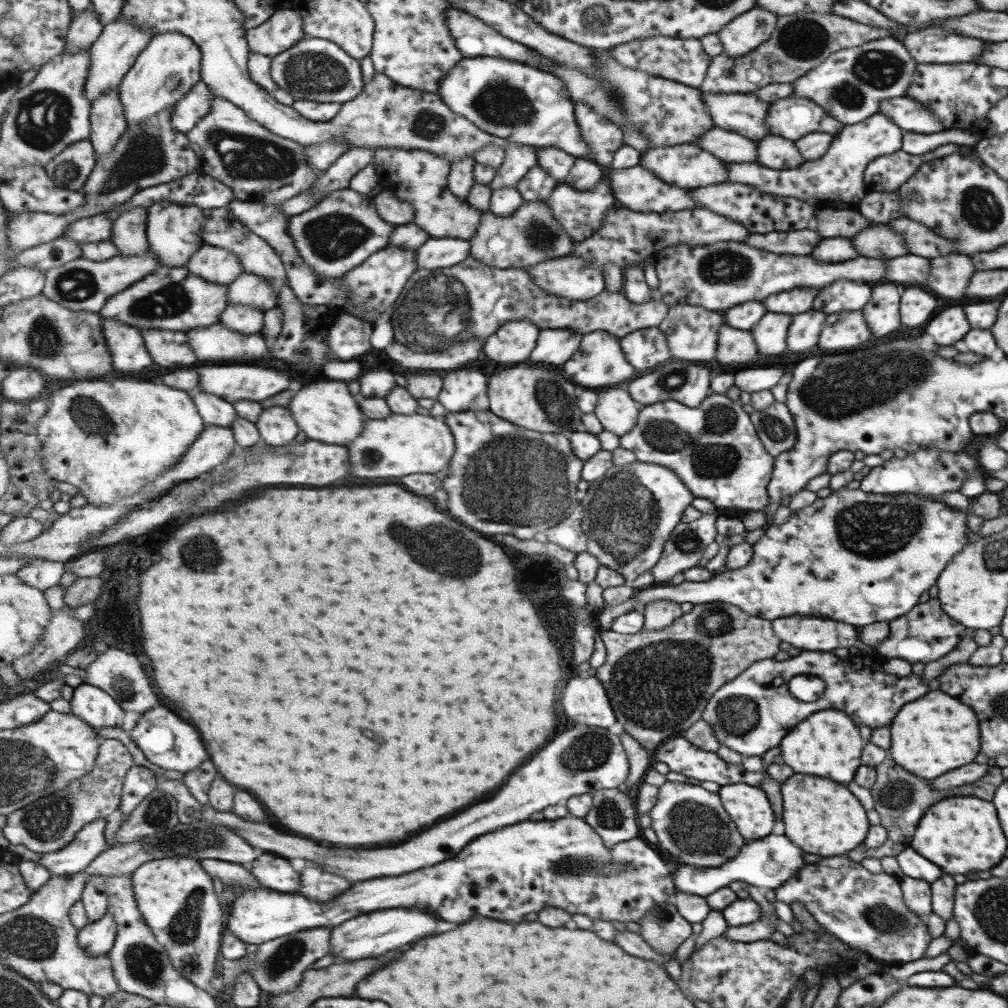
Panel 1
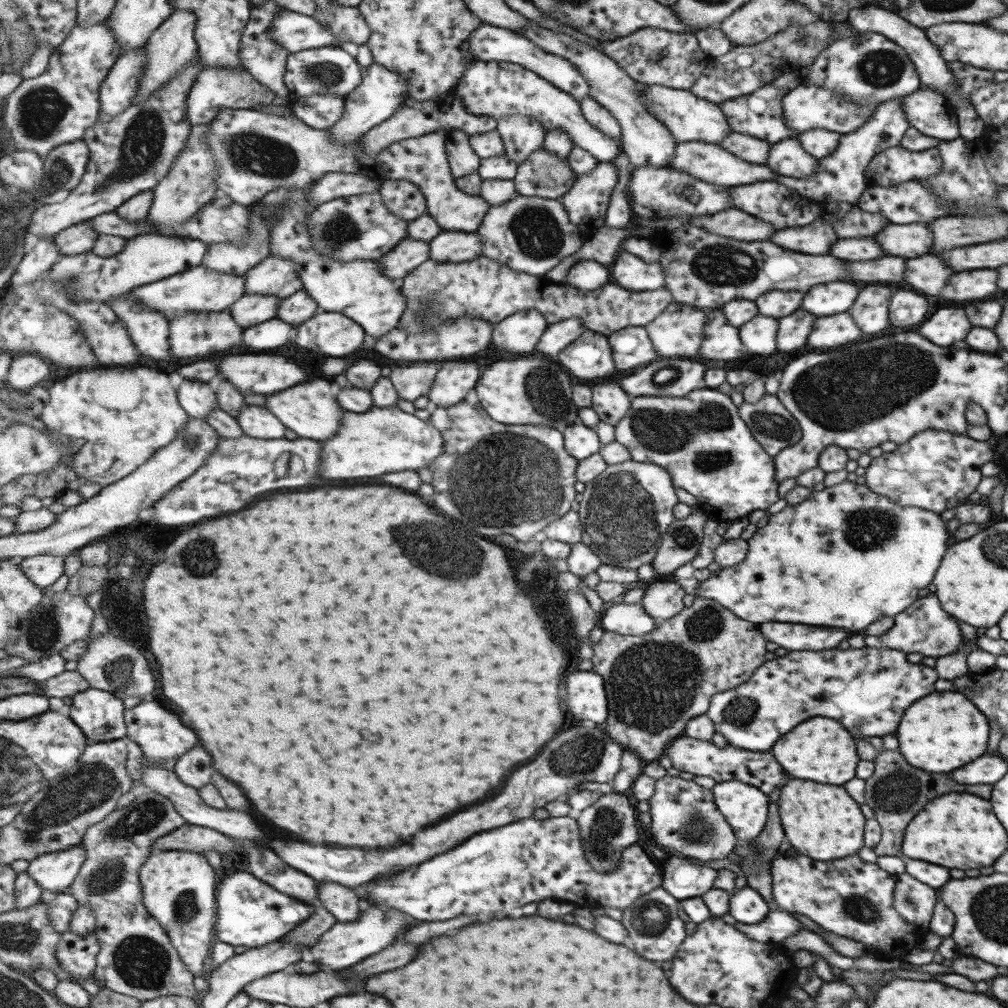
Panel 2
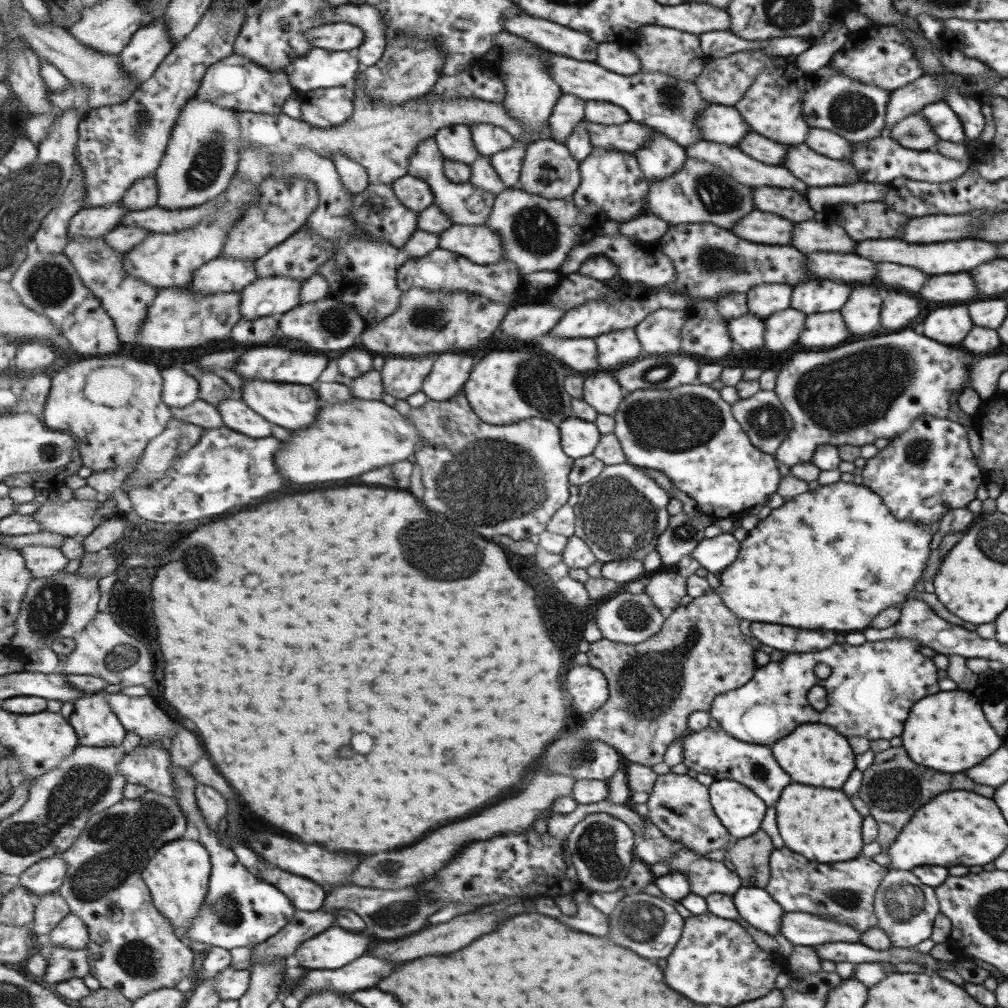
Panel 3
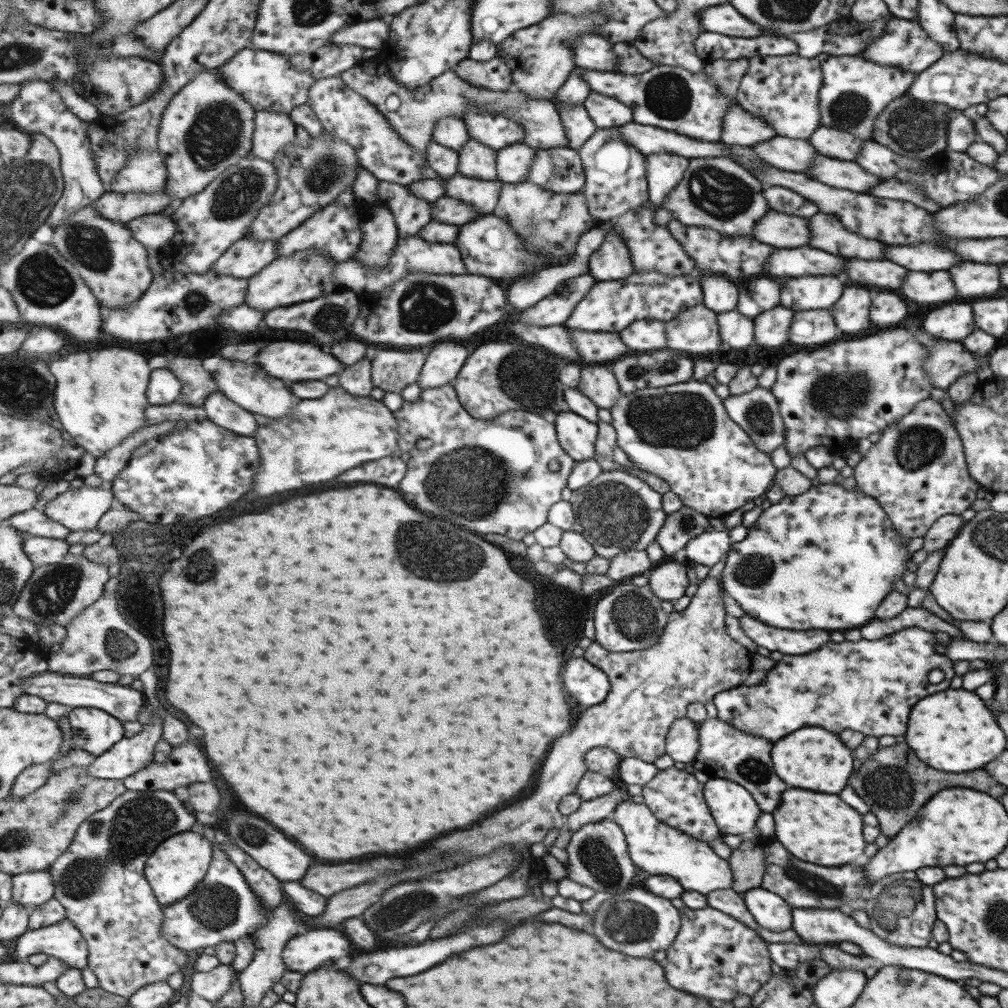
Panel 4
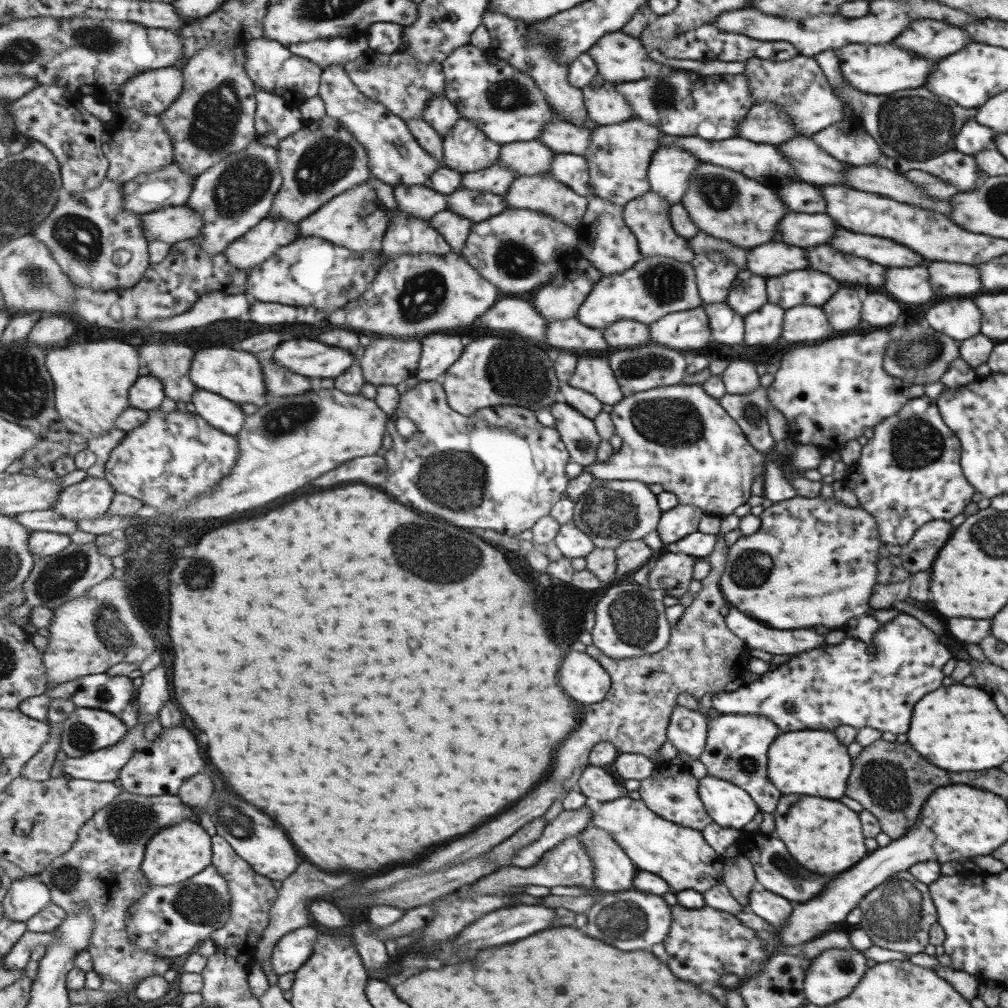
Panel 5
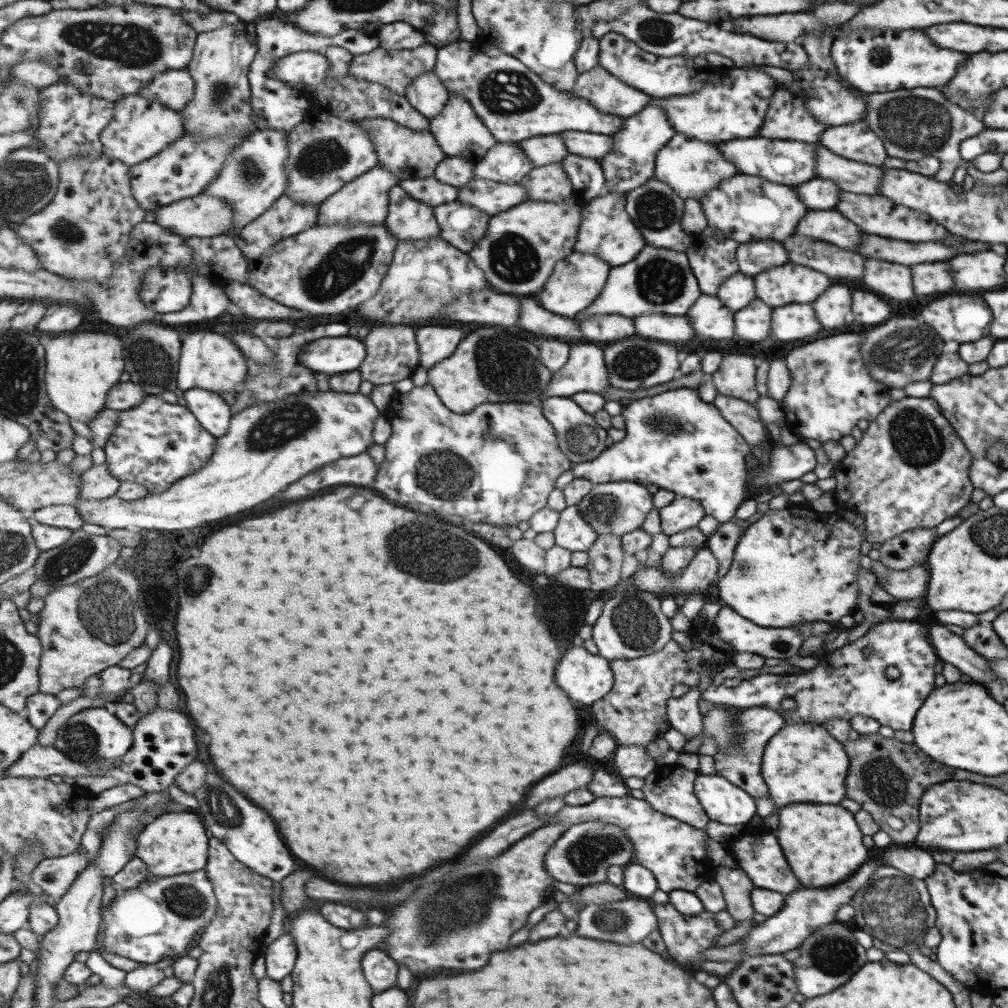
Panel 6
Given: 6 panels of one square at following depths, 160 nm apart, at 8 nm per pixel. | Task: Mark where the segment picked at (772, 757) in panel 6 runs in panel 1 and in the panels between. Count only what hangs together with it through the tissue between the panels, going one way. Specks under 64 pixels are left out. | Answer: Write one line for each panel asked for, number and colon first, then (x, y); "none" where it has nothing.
1: (826, 743)
2: (820, 750)
3: (813, 754)
4: (812, 758)
5: (802, 762)

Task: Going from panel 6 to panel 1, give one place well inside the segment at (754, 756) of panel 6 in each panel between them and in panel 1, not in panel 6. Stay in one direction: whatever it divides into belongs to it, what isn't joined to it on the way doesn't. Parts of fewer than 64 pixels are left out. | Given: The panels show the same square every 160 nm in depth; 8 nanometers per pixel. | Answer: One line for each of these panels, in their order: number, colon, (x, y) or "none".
1: (679, 753)
2: (699, 757)
3: (711, 752)
4: (724, 751)
5: (734, 750)

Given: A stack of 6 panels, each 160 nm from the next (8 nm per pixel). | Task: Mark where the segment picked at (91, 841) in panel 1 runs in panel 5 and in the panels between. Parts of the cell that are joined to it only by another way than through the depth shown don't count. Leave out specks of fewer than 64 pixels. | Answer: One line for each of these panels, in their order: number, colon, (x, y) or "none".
2: (55, 871)
3: (46, 877)
4: (31, 889)
5: (28, 896)

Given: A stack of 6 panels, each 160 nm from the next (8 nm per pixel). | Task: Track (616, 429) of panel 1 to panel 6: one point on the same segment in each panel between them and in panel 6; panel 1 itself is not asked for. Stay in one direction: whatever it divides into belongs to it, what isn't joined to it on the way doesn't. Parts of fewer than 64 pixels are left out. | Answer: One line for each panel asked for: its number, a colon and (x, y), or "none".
2: (612, 403)
3: (603, 392)
4: (598, 383)
5: (594, 375)
6: (586, 371)

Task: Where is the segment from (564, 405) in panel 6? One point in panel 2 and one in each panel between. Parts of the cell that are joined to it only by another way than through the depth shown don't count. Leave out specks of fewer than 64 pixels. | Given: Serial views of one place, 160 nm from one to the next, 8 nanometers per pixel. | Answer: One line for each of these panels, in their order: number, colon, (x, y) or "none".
2: (582, 442)
3: (580, 438)
4: (578, 436)
5: (579, 433)

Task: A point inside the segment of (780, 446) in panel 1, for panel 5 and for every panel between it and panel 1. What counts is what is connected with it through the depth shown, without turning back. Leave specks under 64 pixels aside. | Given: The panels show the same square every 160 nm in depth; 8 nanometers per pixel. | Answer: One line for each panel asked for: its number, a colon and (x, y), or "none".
2: (770, 424)
3: (762, 417)
4: (756, 412)
5: (748, 411)

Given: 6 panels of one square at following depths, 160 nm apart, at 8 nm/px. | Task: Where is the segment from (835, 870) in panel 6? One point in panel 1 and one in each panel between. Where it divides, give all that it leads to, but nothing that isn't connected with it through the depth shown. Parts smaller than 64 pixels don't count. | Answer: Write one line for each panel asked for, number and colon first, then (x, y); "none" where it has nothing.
1: (822, 817)
2: (820, 820)
3: (819, 823)
4: (815, 827)
5: (824, 836)

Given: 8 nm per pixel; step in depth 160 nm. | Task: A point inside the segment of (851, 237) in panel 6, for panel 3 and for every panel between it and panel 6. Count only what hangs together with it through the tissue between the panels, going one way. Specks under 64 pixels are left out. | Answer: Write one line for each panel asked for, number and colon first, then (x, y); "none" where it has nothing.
3: (760, 227)
4: (775, 229)
5: (801, 230)

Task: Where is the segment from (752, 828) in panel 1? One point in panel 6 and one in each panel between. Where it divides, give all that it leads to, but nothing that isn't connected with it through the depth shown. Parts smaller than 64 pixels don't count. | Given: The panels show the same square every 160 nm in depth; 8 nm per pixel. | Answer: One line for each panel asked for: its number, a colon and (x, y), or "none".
2: (744, 807)
3: (740, 810)
4: (734, 809)
5: (729, 806)
6: (722, 801)

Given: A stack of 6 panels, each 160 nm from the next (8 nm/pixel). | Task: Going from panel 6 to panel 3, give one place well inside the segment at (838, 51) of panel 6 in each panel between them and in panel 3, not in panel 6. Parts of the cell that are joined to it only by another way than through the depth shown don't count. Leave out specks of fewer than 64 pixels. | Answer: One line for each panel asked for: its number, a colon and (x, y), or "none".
3: (832, 102)
4: (853, 91)
5: (878, 69)

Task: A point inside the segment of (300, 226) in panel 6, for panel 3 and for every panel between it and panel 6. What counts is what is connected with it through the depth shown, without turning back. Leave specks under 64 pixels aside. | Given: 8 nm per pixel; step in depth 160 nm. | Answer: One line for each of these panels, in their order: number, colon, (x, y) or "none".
3: (224, 274)
4: (245, 259)
5: (253, 249)

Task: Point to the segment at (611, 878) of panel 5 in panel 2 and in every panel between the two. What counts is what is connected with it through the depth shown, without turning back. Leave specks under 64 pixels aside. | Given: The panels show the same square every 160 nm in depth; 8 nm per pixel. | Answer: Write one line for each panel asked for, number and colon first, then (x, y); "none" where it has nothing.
2: (611, 825)
3: (602, 845)
4: (598, 854)

